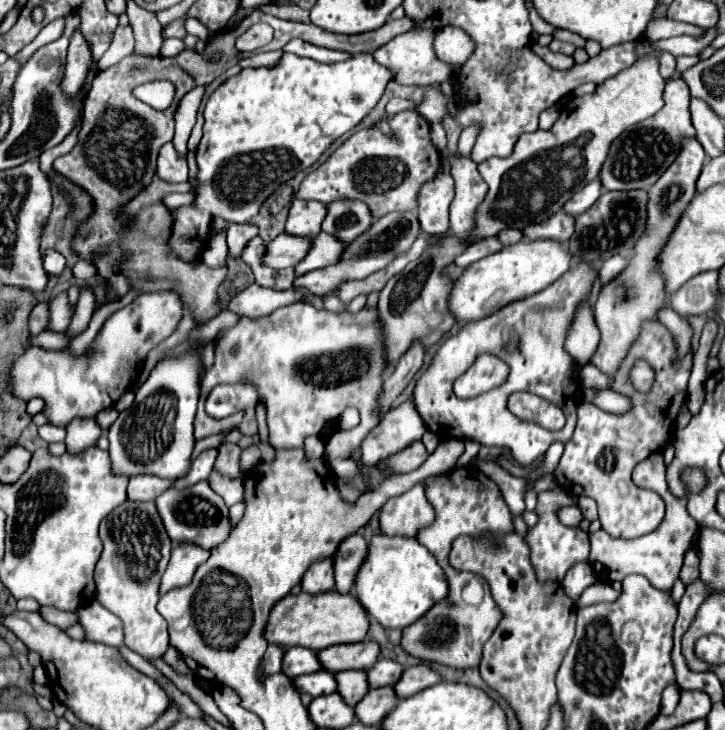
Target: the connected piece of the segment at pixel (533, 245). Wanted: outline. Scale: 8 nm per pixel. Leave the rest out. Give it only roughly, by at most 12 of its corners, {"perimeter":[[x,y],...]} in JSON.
{"perimeter":[[520,241],[466,267],[458,321],[530,297],[570,269],[560,241]]}

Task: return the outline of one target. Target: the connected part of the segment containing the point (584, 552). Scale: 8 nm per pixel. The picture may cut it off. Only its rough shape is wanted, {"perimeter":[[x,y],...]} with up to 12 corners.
{"perimeter":[[556,487],[538,495],[526,543],[540,581],[562,581],[588,561],[588,535],[556,509],[576,501]]}

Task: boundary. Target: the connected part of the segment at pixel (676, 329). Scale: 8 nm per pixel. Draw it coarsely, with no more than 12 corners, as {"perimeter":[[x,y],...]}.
{"perimeter":[[672,307],[660,311],[660,323],[674,335],[680,355],[692,351],[692,325]]}

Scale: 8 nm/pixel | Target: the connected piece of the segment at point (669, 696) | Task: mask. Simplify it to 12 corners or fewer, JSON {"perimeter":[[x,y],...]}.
{"perimeter":[[668,687],[662,695],[660,711],[674,711],[680,701],[680,691]]}

